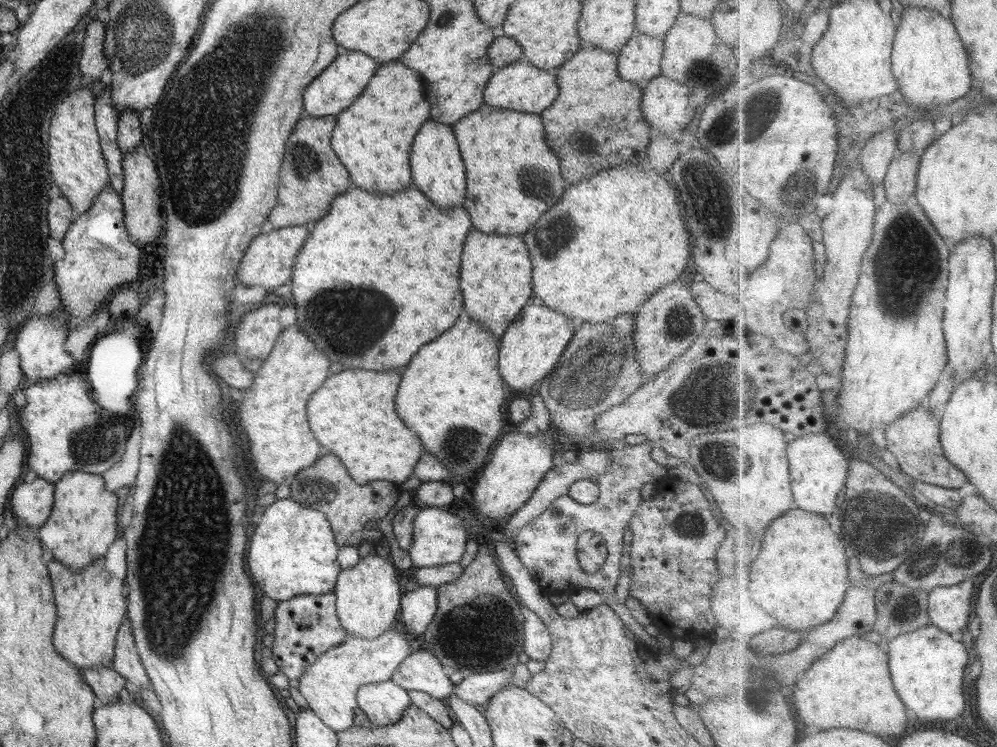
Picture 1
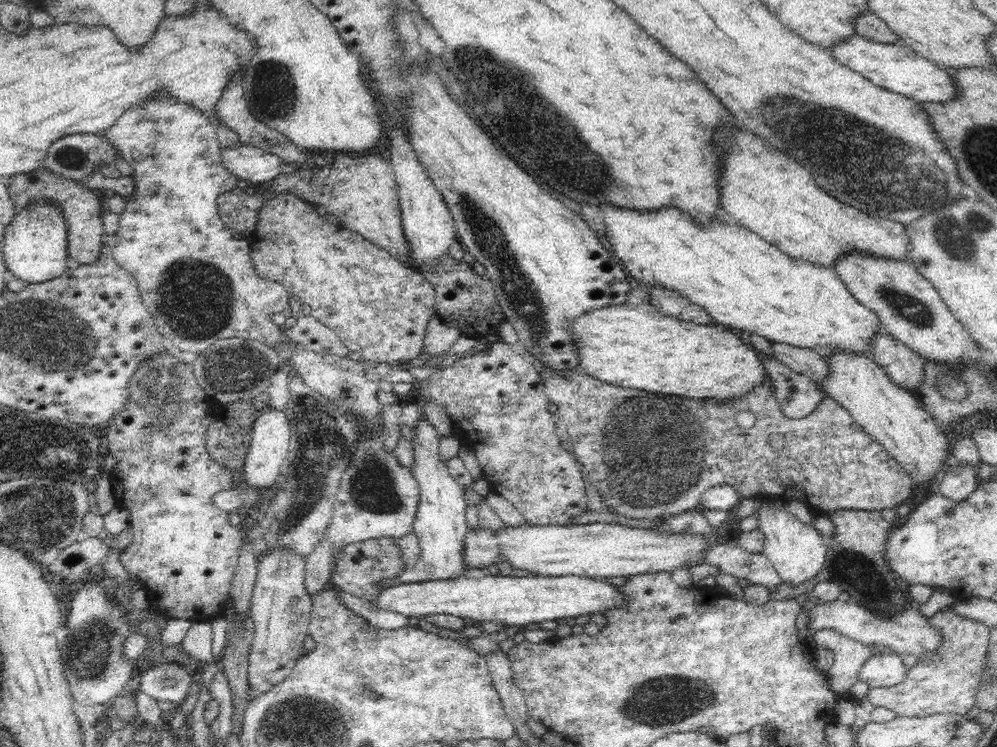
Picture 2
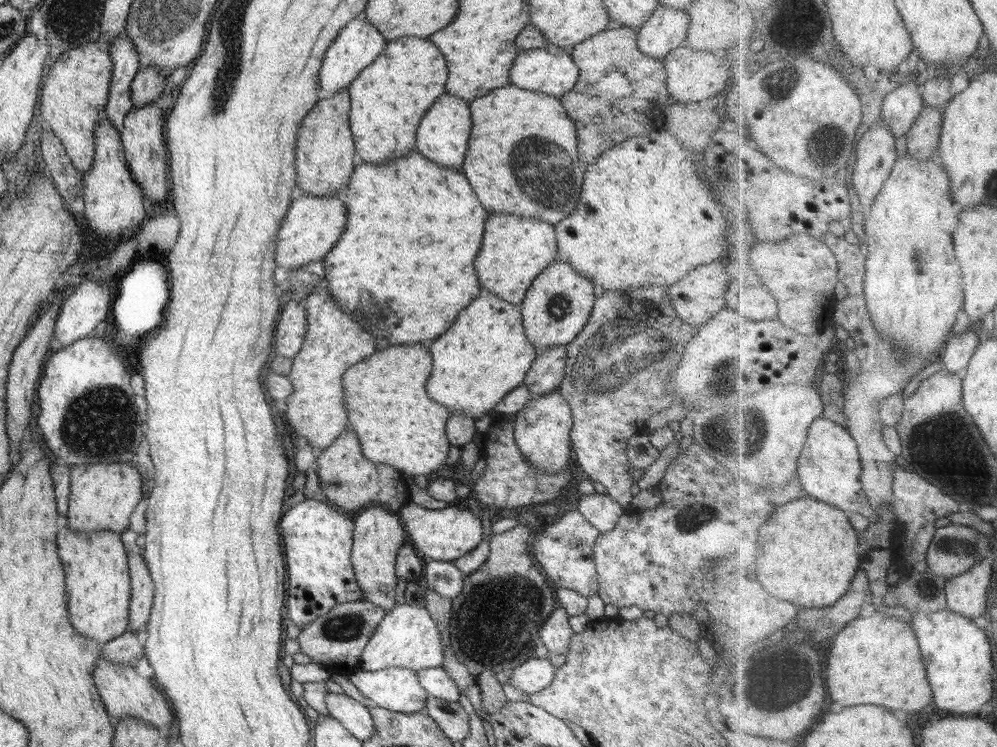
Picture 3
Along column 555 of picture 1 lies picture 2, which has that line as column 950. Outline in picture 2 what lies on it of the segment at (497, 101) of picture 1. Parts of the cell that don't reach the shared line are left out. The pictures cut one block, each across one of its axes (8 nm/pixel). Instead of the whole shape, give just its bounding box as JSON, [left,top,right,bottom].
[828,35,958,103]

